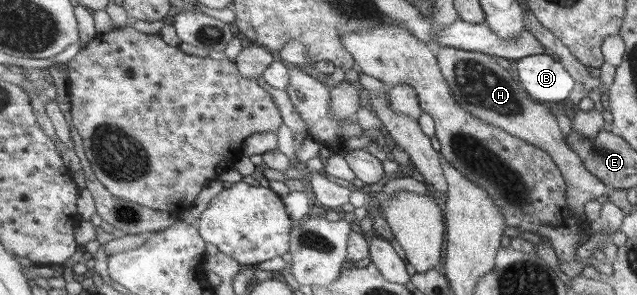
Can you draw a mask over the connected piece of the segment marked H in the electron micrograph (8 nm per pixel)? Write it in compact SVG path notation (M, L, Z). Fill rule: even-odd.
M444 46L437 47L435 52L453 94L465 110L492 125L504 128L510 135L536 144L555 159L567 181L568 207L576 219L586 220L586 205L605 194L607 187L586 169L583 159L568 145L552 111L528 93L520 78L516 79L515 73L498 65L494 56Z

